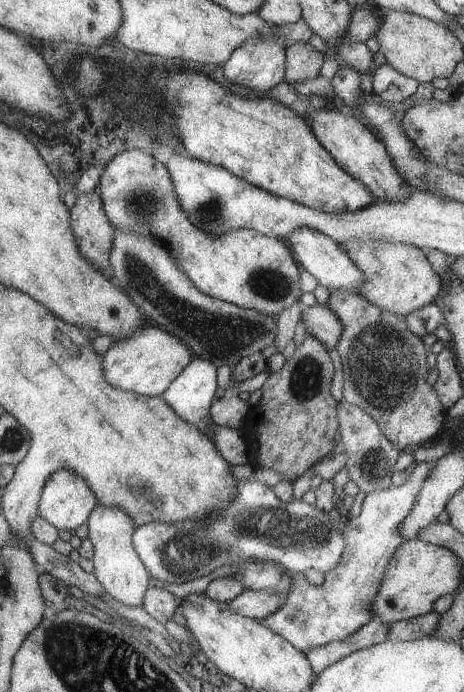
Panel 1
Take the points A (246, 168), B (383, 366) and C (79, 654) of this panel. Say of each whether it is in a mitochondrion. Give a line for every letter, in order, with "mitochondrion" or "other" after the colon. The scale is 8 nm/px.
A: other
B: mitochondrion
C: mitochondrion

